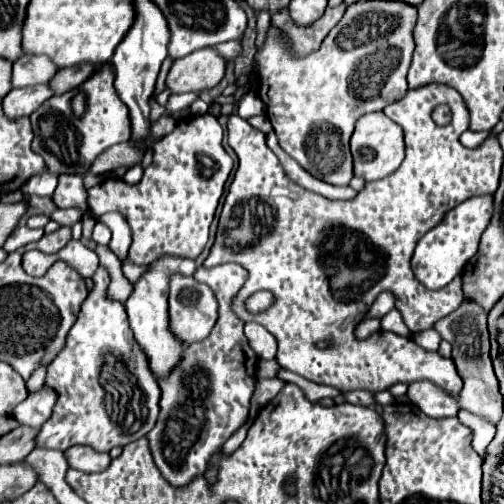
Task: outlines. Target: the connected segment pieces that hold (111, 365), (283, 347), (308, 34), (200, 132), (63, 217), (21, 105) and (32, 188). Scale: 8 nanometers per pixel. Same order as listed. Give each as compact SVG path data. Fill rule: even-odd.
M100 266L92 276L92 282L94 288L90 290L88 298L80 308L78 320L74 322L68 334L64 350L48 364L46 386L50 386L58 394L58 400L54 404L52 416L38 430L36 446L40 448L66 450L74 444L84 444L98 452L108 452L112 446L126 446L128 442L146 436L158 418L158 400L160 400L158 382L148 368L148 356L132 336L132 328L128 326L122 302L110 298L106 292L110 284L108 272Z
M426 84L426 86L410 88L410 90L404 94L404 98L400 98L400 100L388 104L388 106L384 108L384 114L386 114L390 120L394 120L396 124L402 126L402 130L404 130L404 142L406 142L406 158L404 158L404 162L400 164L400 168L398 168L396 172L392 172L390 176L386 176L385 178L382 178L382 180L368 182L352 200L328 200L328 198L324 198L324 196L320 196L320 194L308 192L308 190L296 186L294 182L290 182L290 180L286 178L286 174L282 172L282 166L280 166L278 158L276 158L274 152L266 146L266 134L262 134L260 130L252 128L252 126L248 124L248 120L240 118L238 114L230 114L230 116L228 116L228 144L230 144L232 150L238 154L240 166L238 166L236 176L234 176L234 180L232 180L232 184L230 184L230 188L228 188L228 194L226 194L226 200L224 200L224 206L222 206L222 214L220 214L220 222L218 222L216 240L214 240L214 246L210 248L208 258L204 260L204 268L212 268L212 266L218 266L218 264L226 264L226 262L236 262L236 264L240 264L240 266L244 266L244 268L248 270L250 278L248 278L246 286L234 296L234 300L232 300L232 310L234 310L234 314L236 314L242 322L258 322L258 324L266 326L266 330L272 332L272 334L276 336L276 340L278 340L278 354L276 354L276 360L278 360L278 364L280 364L282 368L286 368L286 370L290 370L290 372L296 372L296 374L300 374L300 376L304 376L304 378L308 378L308 380L312 380L312 382L316 382L316 384L334 386L334 388L338 388L338 390L342 390L342 392L344 392L344 390L380 392L380 390L388 390L388 388L390 388L392 384L396 384L396 382L412 384L412 382L416 382L416 380L430 380L430 382L434 382L438 388L442 388L444 392L448 392L452 398L456 398L456 396L460 394L460 390L462 390L462 380L460 380L458 372L454 372L454 362L452 362L450 358L442 358L436 351L428 352L428 350L420 348L414 340L404 338L404 336L394 334L394 332L382 332L382 330L380 330L380 332L372 334L372 336L366 338L366 340L356 340L356 338L354 338L354 326L360 322L360 316L362 316L362 310L360 310L360 306L358 306L358 300L362 300L369 308L384 289L392 292L396 297L396 310L402 314L402 318L404 318L404 322L406 322L406 326L408 326L410 330L426 330L426 328L432 328L432 324L434 324L436 320L444 318L446 314L454 312L454 310L460 306L460 298L462 298L462 292L460 292L460 276L458 276L452 284L448 284L446 288L442 288L442 290L436 290L436 292L429 290L415 278L414 274L412 274L412 270L410 270L410 258L412 258L412 254L414 254L416 242L430 230L430 224L436 226L436 224L440 222L440 216L444 216L444 214L446 214L448 210L452 210L456 204L460 204L460 202L464 202L464 200L468 200L468 198L472 198L472 196L494 194L494 190L498 188L498 178L500 178L500 168L502 168L502 150L500 150L500 146L496 144L496 138L494 138L494 136L486 138L478 148L466 148L466 146L463 146L460 143L460 140L458 140L460 134L462 134L464 130L468 130L468 126L470 126L470 112L468 112L468 106L464 104L464 98L462 98L454 88L444 86L444 84ZM440 104L446 104L446 106L450 108L450 112L452 112L452 120L450 120L450 124L446 124L446 126L438 126L438 124L432 120L432 112L434 112L434 108L440 106ZM274 186L286 186L286 188L290 188L292 192L296 192L296 198L290 198L290 196L274 196L274 194L272 194L272 188L274 188ZM362 286L372 287L362 294ZM264 288L268 288L268 290L274 292L274 296L276 296L274 306L270 306L266 312L256 314L256 316L254 316L254 314L248 314L248 312L244 310L244 306L242 306L242 302L244 302L244 290L264 290ZM316 342L328 342L328 346L326 346L326 348L316 348Z
M340 4L336 8L326 8L324 16L320 20L316 20L314 24L306 26L306 28L298 28L290 20L288 12L282 10L282 14L272 16L272 22L270 24L272 26L278 26L280 30L284 30L290 36L290 40L294 44L294 50L298 54L308 54L308 52L316 50L320 46L320 42L326 38L326 34L340 22L344 10L346 10L346 4Z
M210 112L182 120L176 128L154 144L152 162L144 168L138 184L126 184L120 178L106 178L88 190L88 208L92 214L118 212L132 230L128 260L150 264L162 254L196 258L206 242L208 230L224 192L224 184L234 162L222 146L222 126Z
M68 208L68 210L54 210L52 212L52 220L56 220L60 226L74 226L82 216L82 210L80 208Z
M46 84L40 86L28 86L28 88L18 88L10 90L4 100L2 100L2 110L8 118L22 118L30 116L44 100L52 96L52 90Z
M50 172L36 174L36 178L30 178L28 184L24 184L20 190L24 195L52 196L56 188L56 176Z

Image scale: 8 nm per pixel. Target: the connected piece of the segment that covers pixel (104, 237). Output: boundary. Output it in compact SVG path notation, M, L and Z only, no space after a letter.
M96 222L94 232L92 232L92 240L94 240L96 244L108 244L108 242L110 242L110 230L108 230L108 226Z

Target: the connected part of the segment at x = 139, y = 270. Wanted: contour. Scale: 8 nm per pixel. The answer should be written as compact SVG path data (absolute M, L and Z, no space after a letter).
M124 262L122 270L124 270L124 276L128 278L132 284L135 284L140 279L140 276L146 272L144 266L134 266L134 264L130 264L130 262Z

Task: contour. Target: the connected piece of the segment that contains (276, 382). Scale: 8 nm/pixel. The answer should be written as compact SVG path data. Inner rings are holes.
M272 378L272 380L258 380L256 382L256 394L252 396L252 408L250 408L250 418L254 420L258 410L272 400L280 390L284 388L284 382L280 378Z

